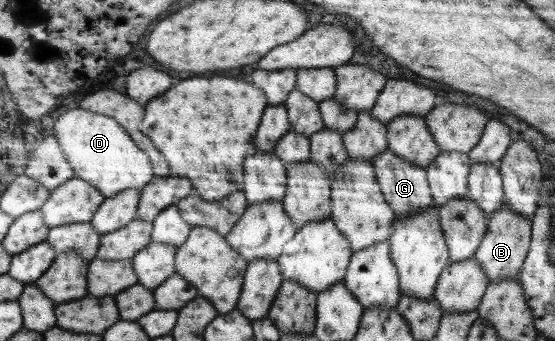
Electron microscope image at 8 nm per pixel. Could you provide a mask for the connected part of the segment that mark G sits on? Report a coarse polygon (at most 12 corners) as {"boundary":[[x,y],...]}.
{"boundary":[[388,148],[372,160],[396,218],[435,208],[428,172]]}

